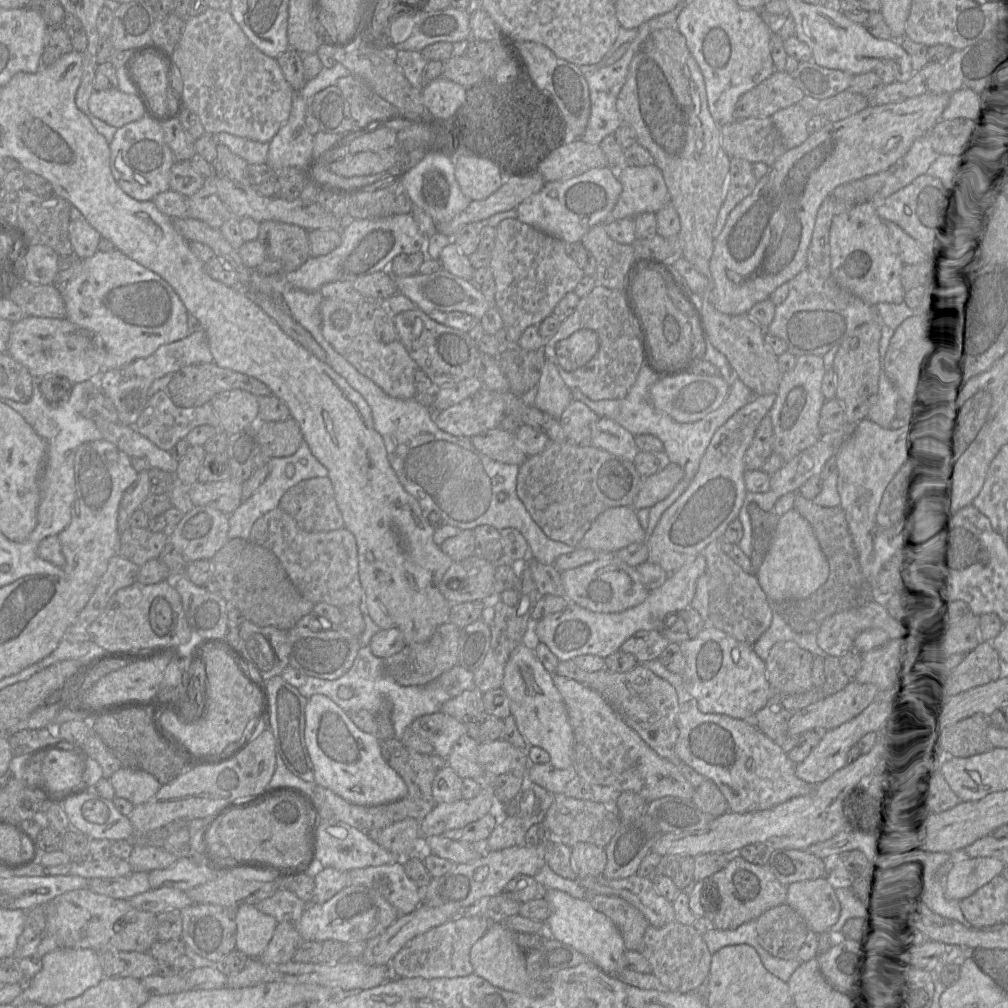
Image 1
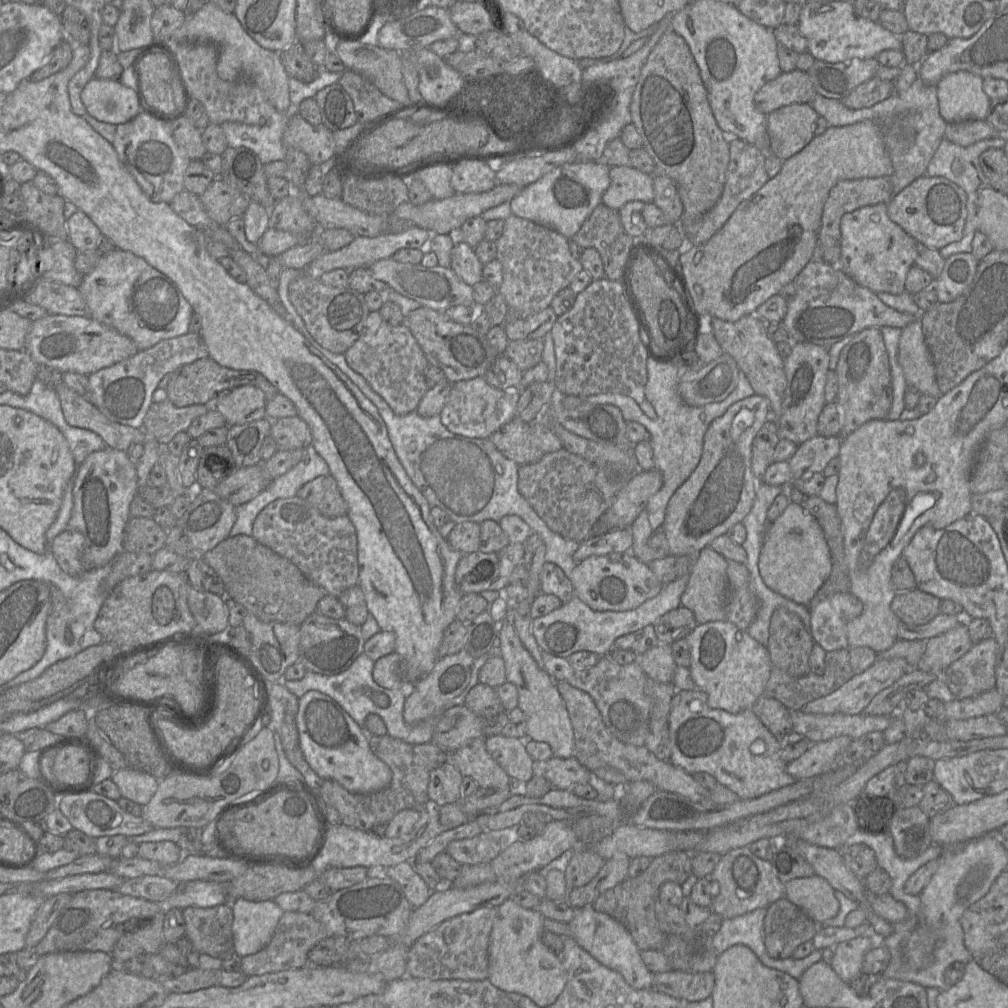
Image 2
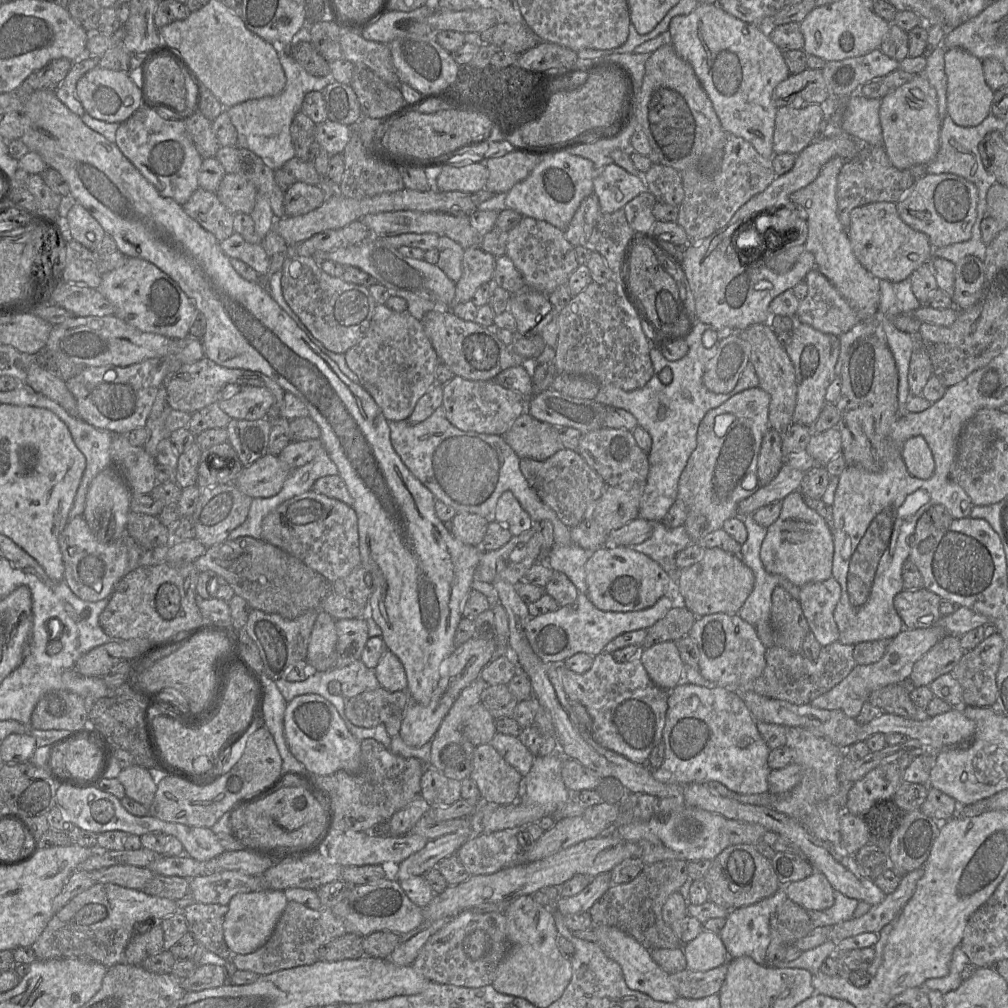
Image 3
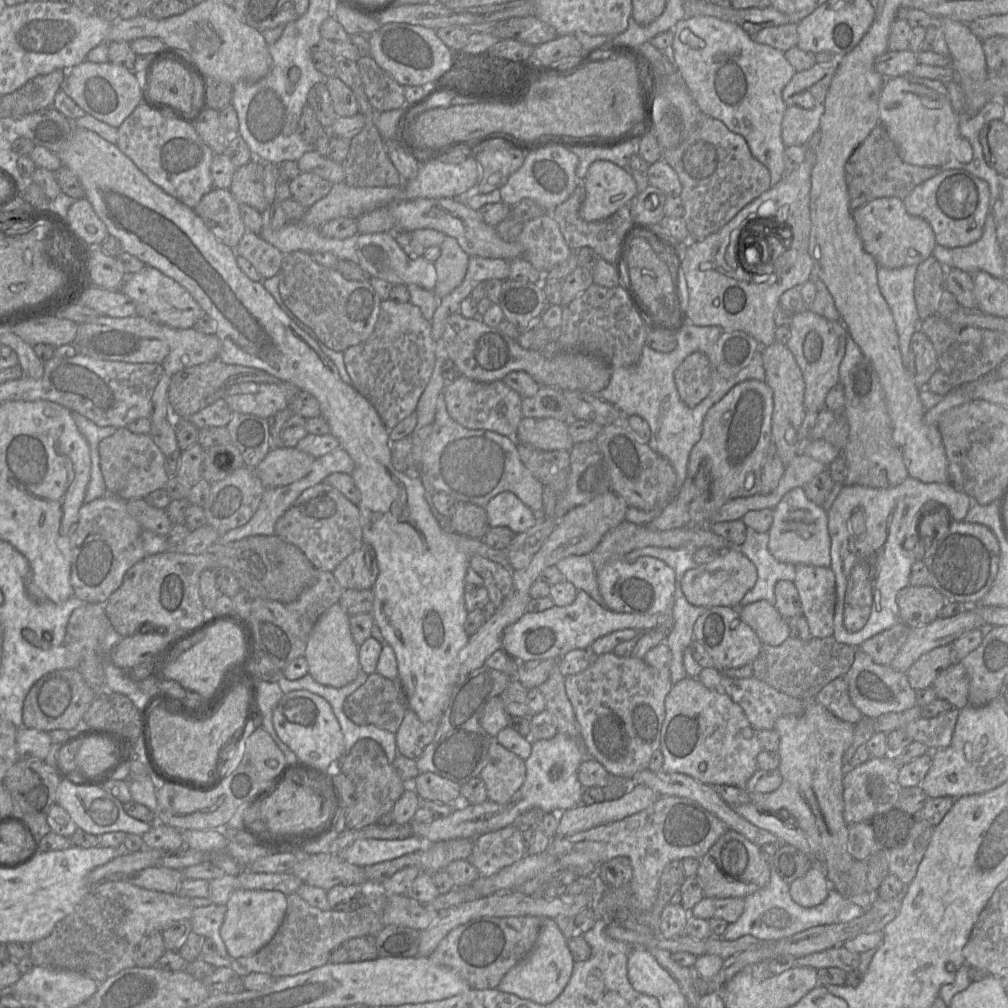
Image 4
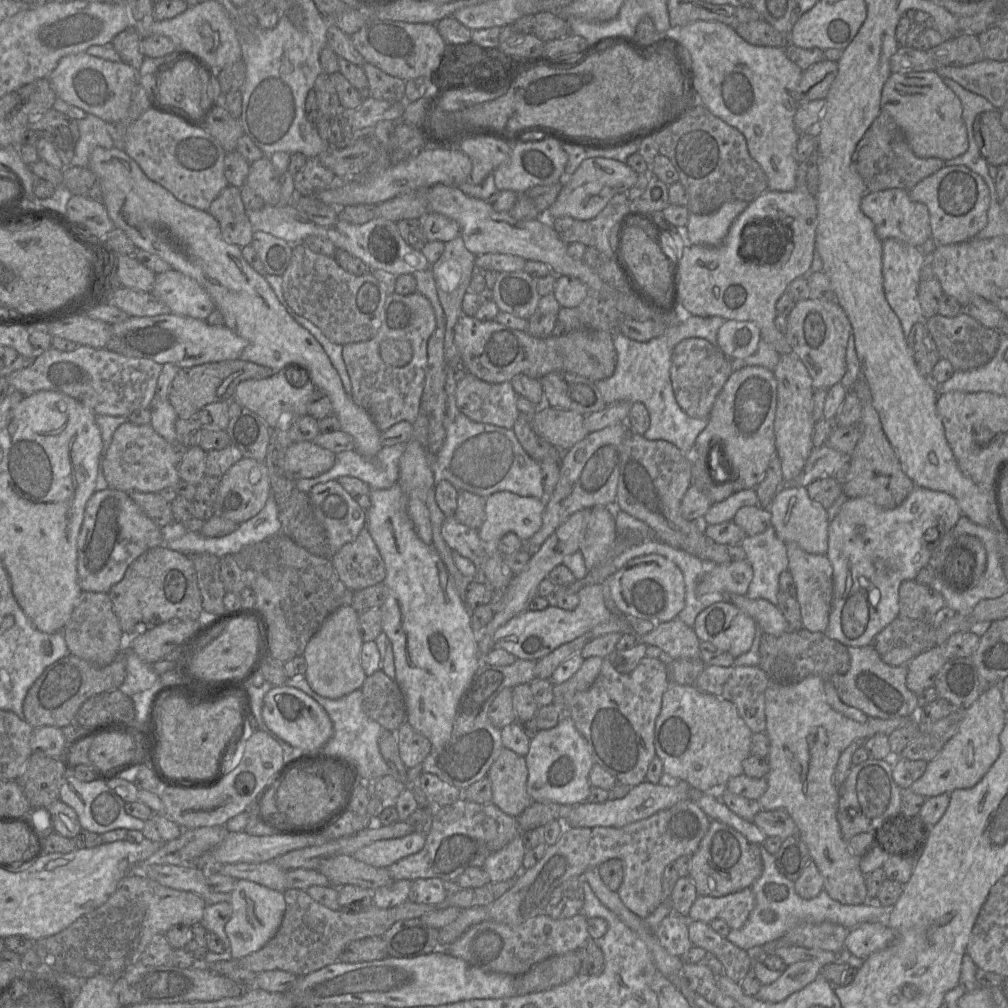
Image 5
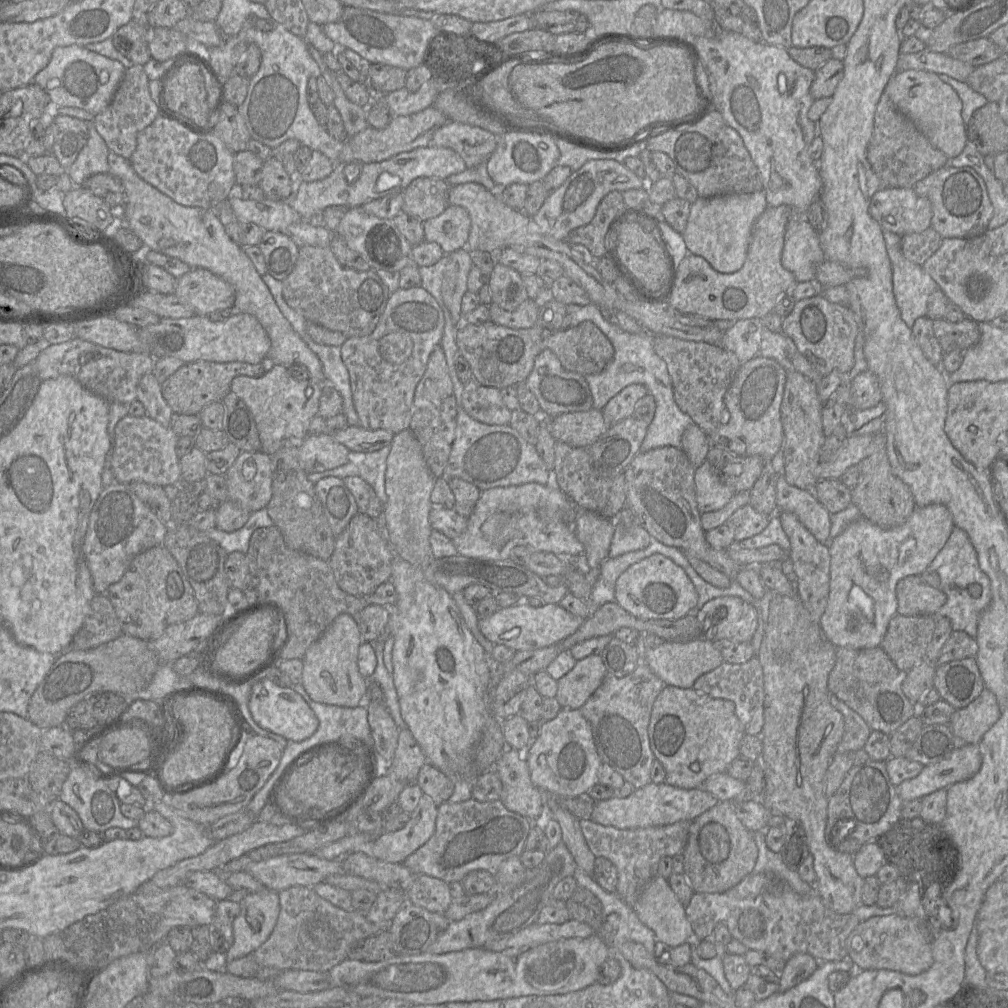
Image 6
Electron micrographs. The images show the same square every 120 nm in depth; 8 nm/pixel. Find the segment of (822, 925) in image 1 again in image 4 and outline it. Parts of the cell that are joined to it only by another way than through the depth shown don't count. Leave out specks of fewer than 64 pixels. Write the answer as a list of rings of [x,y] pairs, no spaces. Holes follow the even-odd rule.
[[[816,863],[803,877],[797,878],[789,885],[792,900],[805,908],[823,903],[830,888],[824,869]]]

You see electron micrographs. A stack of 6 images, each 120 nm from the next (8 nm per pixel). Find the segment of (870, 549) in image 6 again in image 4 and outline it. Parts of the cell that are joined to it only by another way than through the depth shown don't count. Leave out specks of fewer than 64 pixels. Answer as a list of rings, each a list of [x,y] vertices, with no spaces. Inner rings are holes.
[[[906,478],[901,484],[889,489],[863,486],[844,486],[827,512],[828,532],[831,538],[831,566],[836,579],[836,605],[833,636],[839,643],[859,647],[869,638],[900,622],[896,596],[898,591],[910,585],[911,567],[923,557],[923,539],[920,542],[918,526],[922,514],[926,516],[945,508],[952,521],[964,521],[972,504],[971,498],[951,482],[923,483]],[[913,539],[914,551],[906,550],[904,542]]]

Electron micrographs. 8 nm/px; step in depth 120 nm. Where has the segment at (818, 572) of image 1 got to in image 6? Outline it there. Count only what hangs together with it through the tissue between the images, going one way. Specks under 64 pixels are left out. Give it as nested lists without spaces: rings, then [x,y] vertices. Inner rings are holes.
[[[782,474],[776,487],[777,511],[790,512],[821,543],[829,543],[831,514],[817,500],[813,491],[803,490],[788,484]]]

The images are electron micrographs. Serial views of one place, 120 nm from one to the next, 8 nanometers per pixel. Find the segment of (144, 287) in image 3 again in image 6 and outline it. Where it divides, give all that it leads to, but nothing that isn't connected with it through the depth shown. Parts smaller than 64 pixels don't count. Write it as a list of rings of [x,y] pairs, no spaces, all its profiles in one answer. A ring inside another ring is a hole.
[[[192,268],[178,278],[174,295],[190,304],[200,316],[231,309],[235,302],[233,287],[203,268]]]

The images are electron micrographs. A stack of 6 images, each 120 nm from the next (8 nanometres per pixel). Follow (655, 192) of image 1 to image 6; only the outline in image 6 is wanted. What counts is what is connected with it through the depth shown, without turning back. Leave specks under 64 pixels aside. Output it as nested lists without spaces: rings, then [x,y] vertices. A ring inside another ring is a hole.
[[[612,159],[589,160],[573,171],[560,187],[549,193],[532,220],[542,233],[566,241],[572,230],[587,225],[593,219],[599,203],[608,193],[646,187],[645,179],[639,178],[622,163]]]

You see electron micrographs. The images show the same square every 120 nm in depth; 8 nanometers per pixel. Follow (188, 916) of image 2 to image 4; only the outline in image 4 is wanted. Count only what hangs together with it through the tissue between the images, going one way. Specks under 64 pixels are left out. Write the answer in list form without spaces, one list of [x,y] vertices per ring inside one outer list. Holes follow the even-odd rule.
[[[212,903],[194,908],[190,918],[191,930],[204,938],[211,938],[216,944],[218,954],[223,958],[229,958],[227,947],[220,935],[226,912],[226,905]]]

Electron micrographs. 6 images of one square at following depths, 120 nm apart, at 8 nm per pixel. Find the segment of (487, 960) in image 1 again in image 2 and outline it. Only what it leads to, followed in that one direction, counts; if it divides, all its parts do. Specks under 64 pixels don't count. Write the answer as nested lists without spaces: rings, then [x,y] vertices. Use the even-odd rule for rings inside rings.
[[[507,899],[497,909],[489,938],[487,979],[496,988],[524,995],[539,1007],[552,1005],[563,991],[567,975],[561,955],[542,942],[545,916],[538,910],[521,907],[513,899]]]

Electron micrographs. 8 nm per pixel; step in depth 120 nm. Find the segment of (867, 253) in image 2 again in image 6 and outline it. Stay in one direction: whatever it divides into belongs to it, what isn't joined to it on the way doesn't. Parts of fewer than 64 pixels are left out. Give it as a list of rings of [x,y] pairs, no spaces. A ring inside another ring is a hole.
[[[883,187],[872,196],[868,211],[882,230],[893,232],[899,236],[920,233],[931,227],[931,203],[927,198],[918,195],[914,188]]]

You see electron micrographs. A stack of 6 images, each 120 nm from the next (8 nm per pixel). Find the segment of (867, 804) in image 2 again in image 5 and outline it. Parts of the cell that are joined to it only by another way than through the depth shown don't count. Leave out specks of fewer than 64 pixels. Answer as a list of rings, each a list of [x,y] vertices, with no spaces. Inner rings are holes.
[[[900,811],[897,815],[888,817],[875,831],[874,845],[888,855],[919,858],[930,828],[918,815],[905,816]]]

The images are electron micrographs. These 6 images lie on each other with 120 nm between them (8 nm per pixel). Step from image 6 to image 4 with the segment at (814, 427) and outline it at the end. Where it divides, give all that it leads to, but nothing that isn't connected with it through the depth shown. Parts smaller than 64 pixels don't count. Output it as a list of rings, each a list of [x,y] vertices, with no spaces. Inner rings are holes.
[[[775,341],[769,346],[761,347],[761,353],[766,374],[765,382],[773,391],[772,442],[776,445],[778,455],[786,466],[798,454],[802,454],[799,430],[806,415],[805,382],[801,369],[787,345]]]

